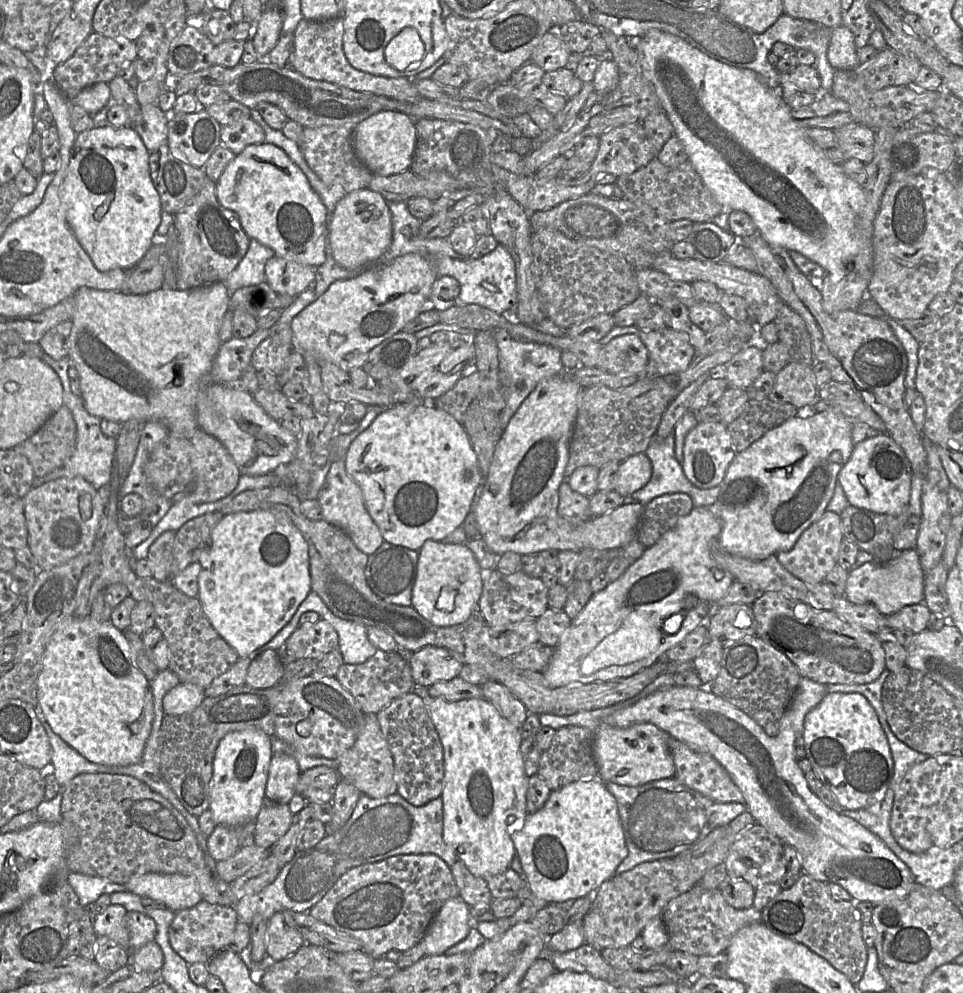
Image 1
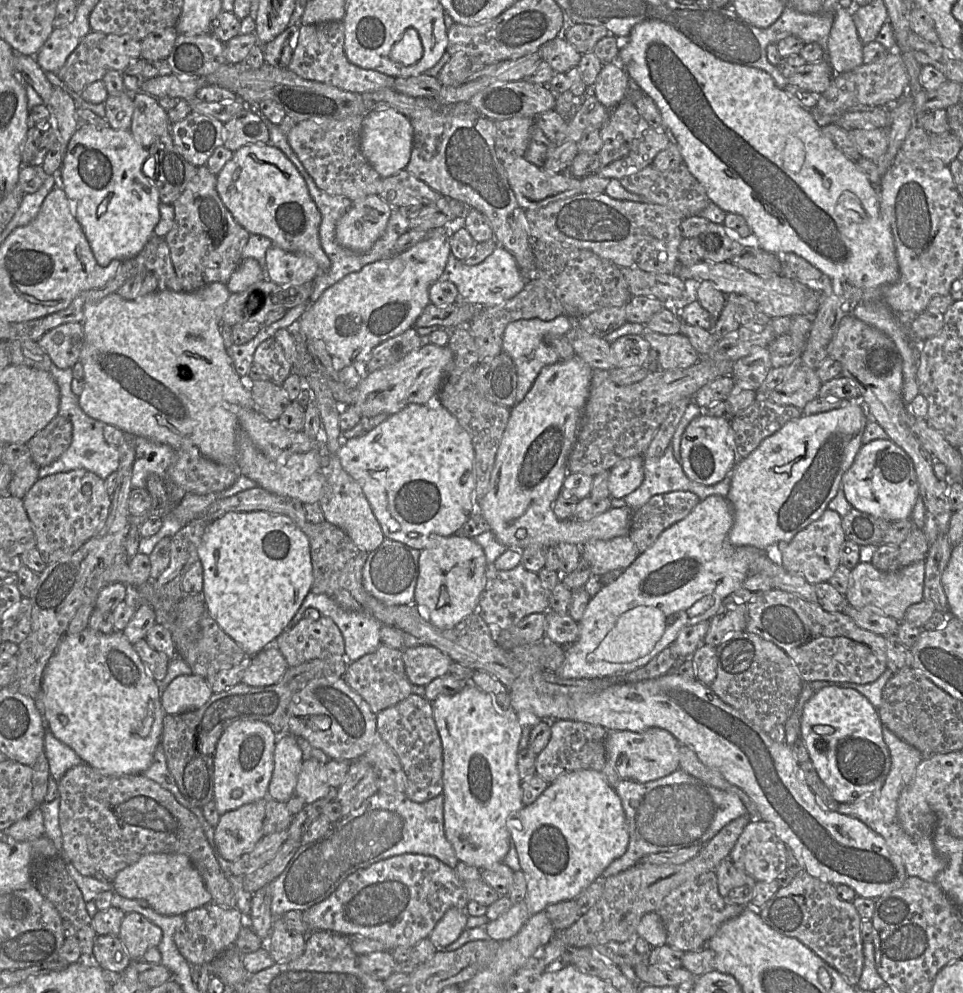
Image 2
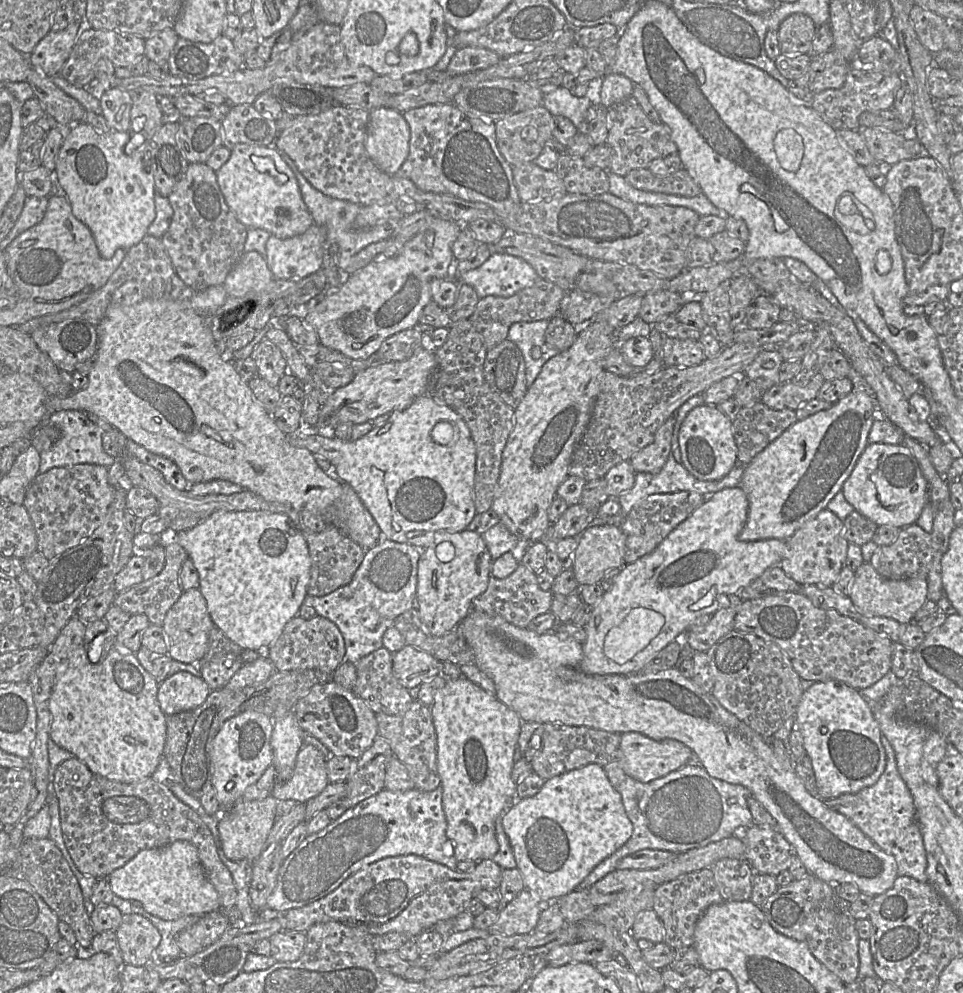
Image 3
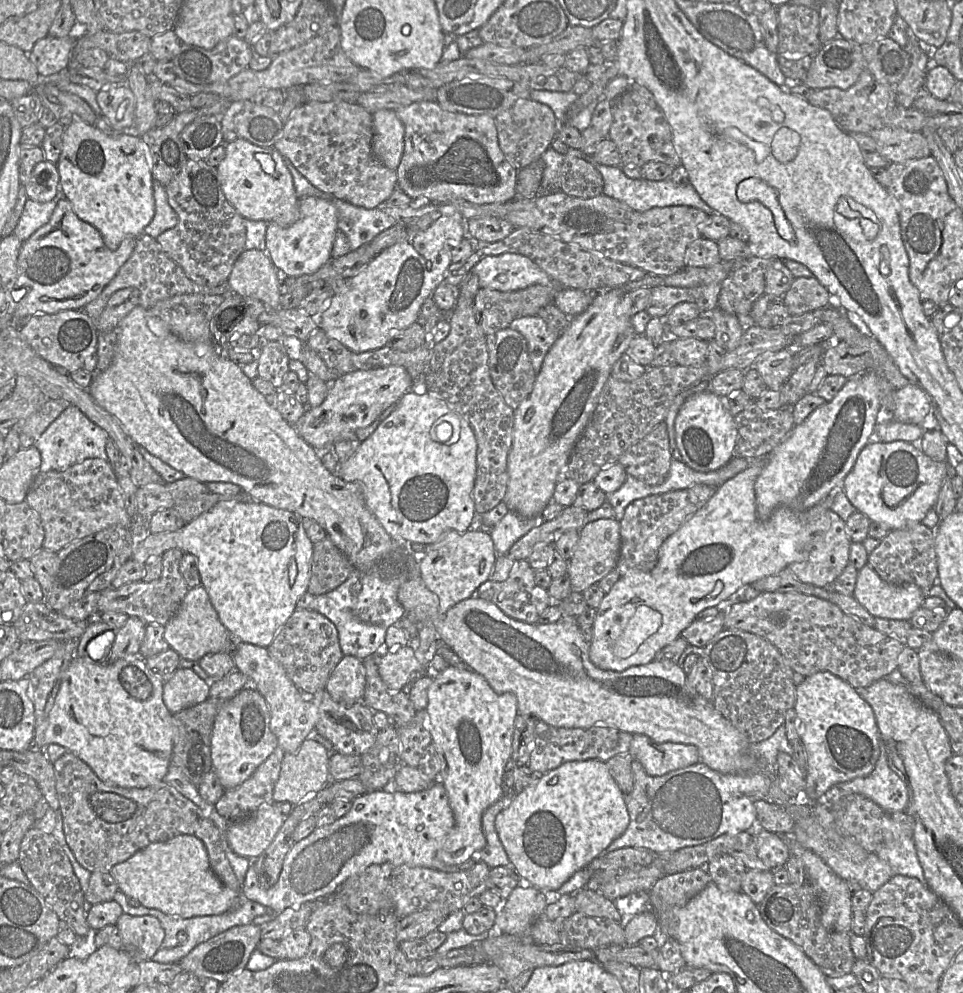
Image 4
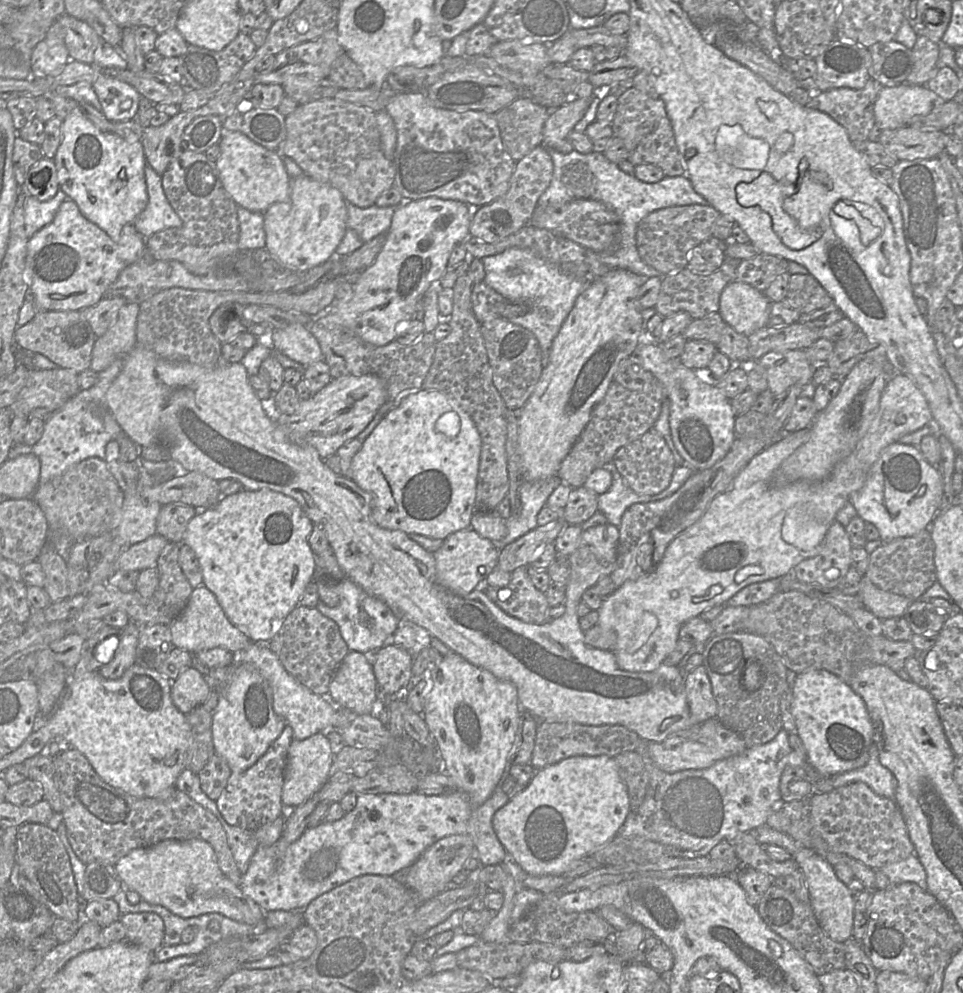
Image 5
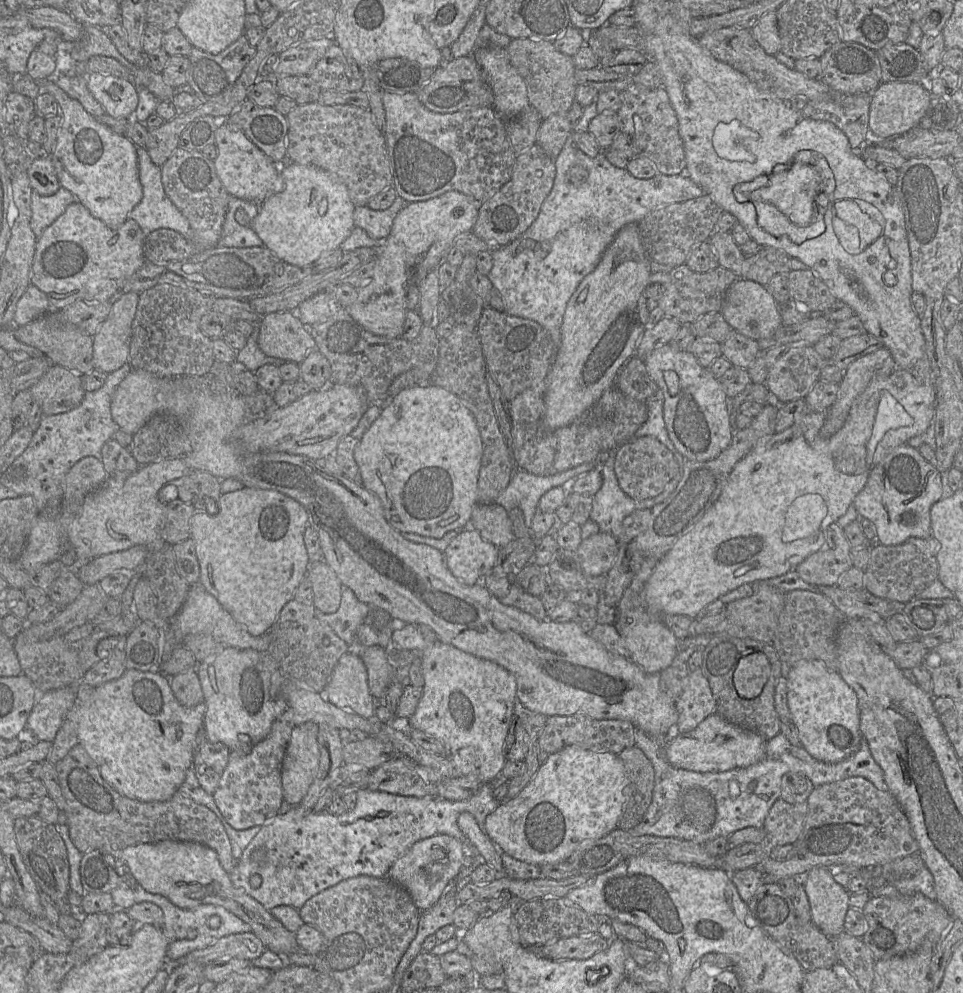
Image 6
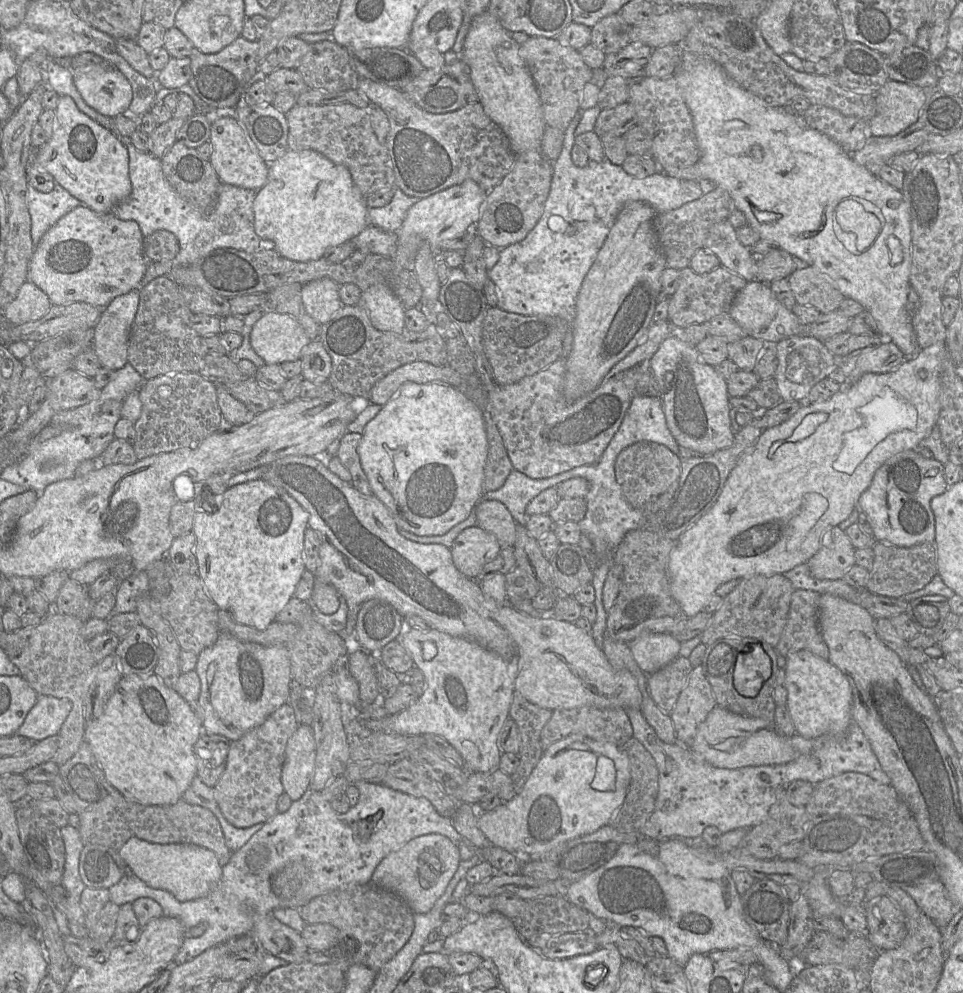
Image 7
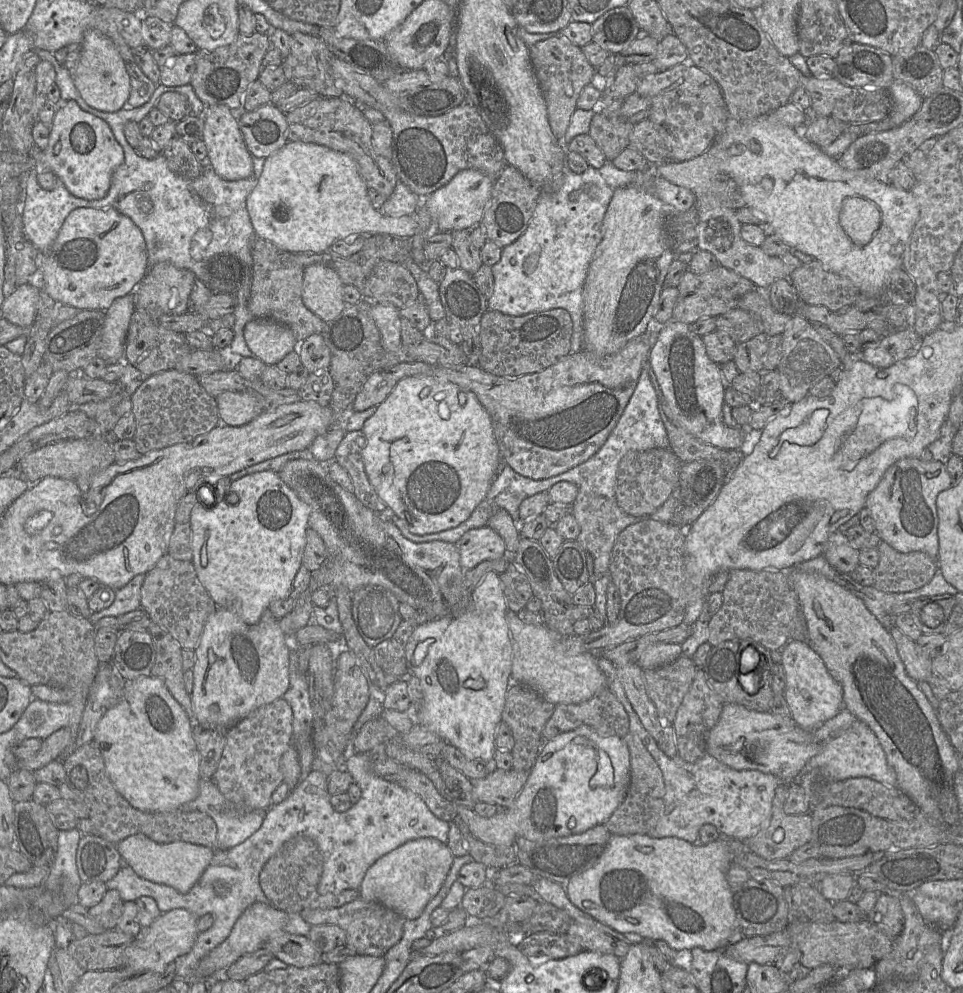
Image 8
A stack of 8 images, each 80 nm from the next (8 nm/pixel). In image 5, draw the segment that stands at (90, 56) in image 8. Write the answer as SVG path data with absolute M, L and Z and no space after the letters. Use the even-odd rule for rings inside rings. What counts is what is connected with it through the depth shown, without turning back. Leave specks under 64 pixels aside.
M101 70L92 88L107 120L124 122L135 118L141 95L131 85L104 76Z

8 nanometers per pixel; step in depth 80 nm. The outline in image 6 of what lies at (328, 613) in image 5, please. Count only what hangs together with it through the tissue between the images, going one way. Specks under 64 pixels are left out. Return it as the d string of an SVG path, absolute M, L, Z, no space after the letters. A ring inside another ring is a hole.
M342 586L341 601L338 610L332 614L325 614L314 608L316 618L329 625L334 633L348 646L356 641L359 626L370 611L370 606L358 600L354 592Z

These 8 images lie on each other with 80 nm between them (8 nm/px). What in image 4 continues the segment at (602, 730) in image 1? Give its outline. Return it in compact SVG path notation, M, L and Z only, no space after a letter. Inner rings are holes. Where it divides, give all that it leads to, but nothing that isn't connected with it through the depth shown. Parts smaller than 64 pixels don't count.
M633 734L629 753L633 756L634 760L642 764L645 772L650 776L662 776L700 762L698 748L692 744L675 742L656 743L643 734Z

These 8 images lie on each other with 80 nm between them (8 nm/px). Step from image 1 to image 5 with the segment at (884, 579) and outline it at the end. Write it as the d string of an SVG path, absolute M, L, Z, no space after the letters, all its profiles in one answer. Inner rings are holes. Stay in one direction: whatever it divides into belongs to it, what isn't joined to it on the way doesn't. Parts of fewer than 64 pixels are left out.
M865 575L860 581L857 595L864 607L881 620L903 617L908 606L914 601L878 588Z

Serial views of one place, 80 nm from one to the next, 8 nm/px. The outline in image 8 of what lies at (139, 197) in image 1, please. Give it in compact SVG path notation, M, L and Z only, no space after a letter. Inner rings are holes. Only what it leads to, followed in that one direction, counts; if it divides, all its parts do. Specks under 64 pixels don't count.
M69 100L55 113L48 146L43 155L36 155L35 170L38 173L53 172L77 198L100 200L107 195L112 175L123 162L123 148L109 125L103 119L82 110L75 100Z

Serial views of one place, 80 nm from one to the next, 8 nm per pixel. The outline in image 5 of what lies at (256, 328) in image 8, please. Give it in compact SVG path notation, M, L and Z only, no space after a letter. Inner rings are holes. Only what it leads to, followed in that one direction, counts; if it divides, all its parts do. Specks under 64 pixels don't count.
M294 323L283 329L272 329L271 337L273 349L304 367L324 360L319 343L310 333L309 326Z

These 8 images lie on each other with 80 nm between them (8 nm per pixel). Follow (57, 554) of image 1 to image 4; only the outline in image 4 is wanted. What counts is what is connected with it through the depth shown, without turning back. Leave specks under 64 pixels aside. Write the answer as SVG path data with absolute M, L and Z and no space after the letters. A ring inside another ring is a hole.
M99 458L86 459L65 471L40 473L26 496L28 505L38 512L43 527L43 549L58 553L68 544L112 526L129 529L132 519L126 512L122 491L113 466Z

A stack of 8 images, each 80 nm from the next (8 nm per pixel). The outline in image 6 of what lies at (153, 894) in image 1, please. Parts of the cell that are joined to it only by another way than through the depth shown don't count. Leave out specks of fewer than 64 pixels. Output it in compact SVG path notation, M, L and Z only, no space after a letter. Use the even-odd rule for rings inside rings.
M173 840L138 844L125 848L119 854L119 858L114 859L120 859L123 874L124 871L129 871L144 890L166 897L178 908L191 909L203 904L218 905L248 924L251 932L263 942L267 950L277 955L289 955L297 948L300 948L297 944L295 933L288 931L268 910L248 896L242 889L236 888L229 879L228 873L221 867L216 853L203 844Z

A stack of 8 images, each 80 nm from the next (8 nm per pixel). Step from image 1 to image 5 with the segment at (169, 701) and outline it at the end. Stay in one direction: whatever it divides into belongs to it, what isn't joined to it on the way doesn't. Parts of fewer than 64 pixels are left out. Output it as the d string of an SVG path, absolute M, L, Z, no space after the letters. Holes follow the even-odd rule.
M192 667L185 668L171 681L170 695L175 707L187 714L202 705L210 694L210 687L204 676Z

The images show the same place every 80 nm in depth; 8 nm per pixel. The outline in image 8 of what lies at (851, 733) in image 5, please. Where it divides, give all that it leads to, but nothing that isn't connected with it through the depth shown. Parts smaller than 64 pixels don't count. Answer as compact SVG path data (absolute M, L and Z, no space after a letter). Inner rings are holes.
M790 640L781 649L781 665L785 671L784 698L795 723L813 731L833 718L844 707L841 685L832 677L821 657L809 643Z

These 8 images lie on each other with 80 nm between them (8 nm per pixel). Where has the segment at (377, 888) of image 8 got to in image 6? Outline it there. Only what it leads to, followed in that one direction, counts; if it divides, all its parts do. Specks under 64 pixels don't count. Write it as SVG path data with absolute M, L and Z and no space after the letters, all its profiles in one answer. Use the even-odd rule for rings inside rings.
M445 834L435 835L415 842L409 850L390 867L387 877L401 885L420 911L432 907L441 896L446 885L462 867L464 857L462 843Z

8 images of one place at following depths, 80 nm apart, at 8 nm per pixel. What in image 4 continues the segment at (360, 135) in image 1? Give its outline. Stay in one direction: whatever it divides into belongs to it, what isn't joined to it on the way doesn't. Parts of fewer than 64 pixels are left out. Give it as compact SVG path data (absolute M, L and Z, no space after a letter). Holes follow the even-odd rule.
M381 109L373 113L374 156L387 168L396 170L404 152L405 127L395 110Z

